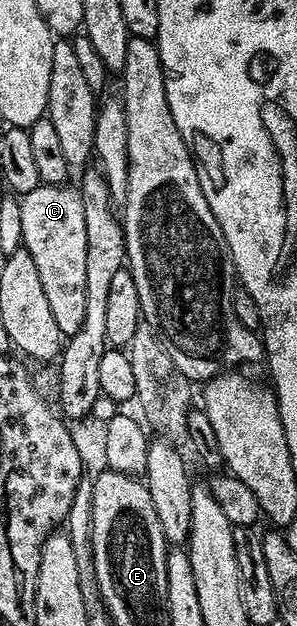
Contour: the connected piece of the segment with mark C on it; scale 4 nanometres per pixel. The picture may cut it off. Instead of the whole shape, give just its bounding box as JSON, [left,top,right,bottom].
[21,183,86,332]

